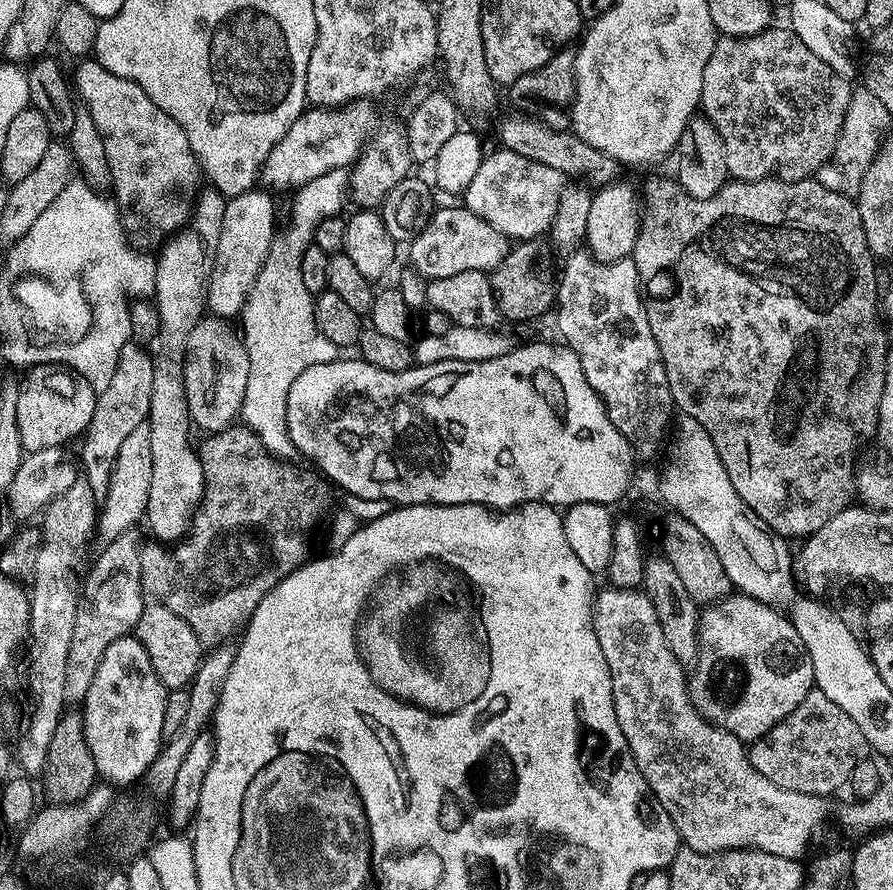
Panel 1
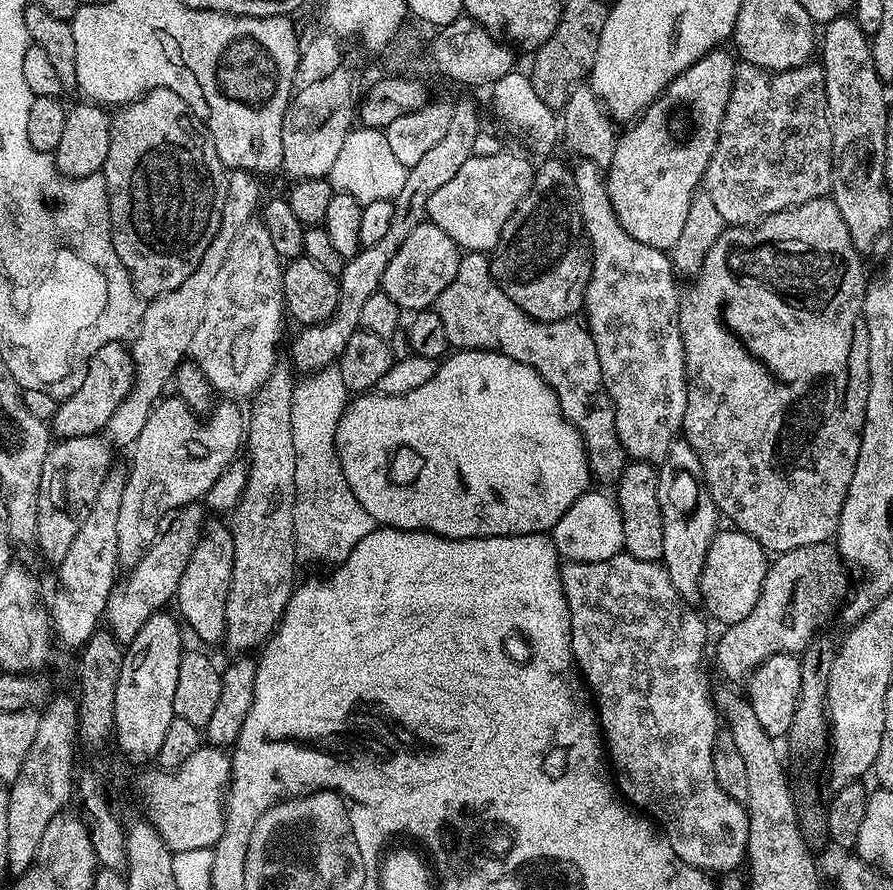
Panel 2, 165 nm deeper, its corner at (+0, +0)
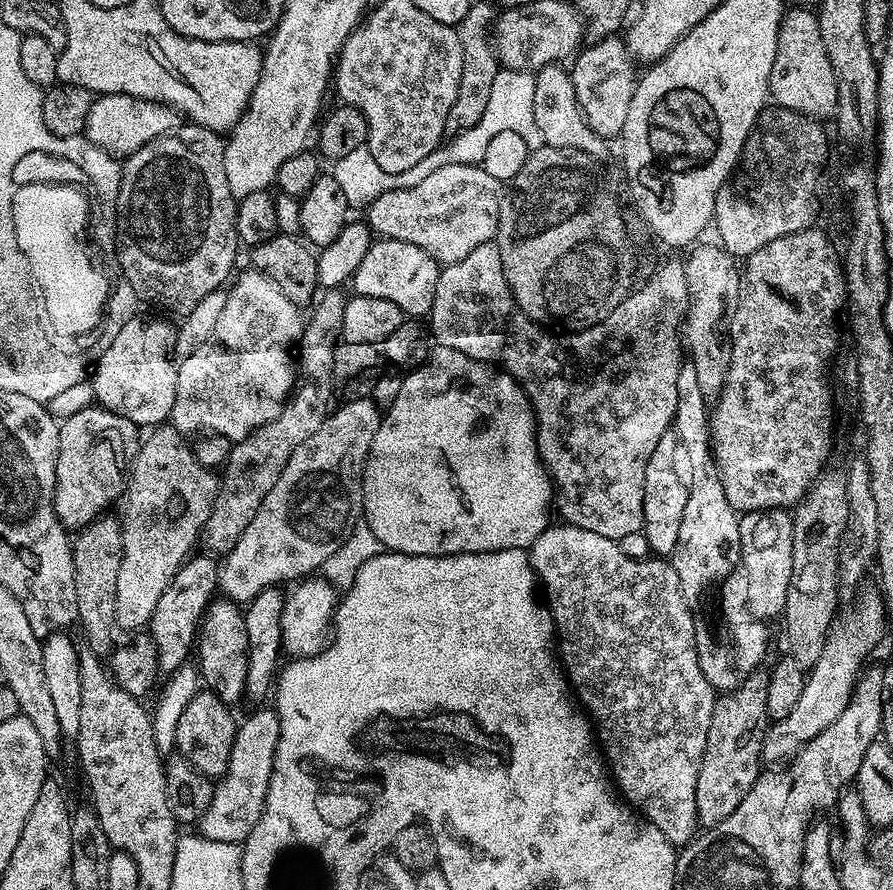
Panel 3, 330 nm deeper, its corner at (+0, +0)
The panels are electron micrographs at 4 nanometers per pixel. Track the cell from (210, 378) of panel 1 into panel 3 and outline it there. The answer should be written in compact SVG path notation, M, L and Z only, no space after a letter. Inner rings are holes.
M156 426L151 429L152 432L149 436L143 437L140 449L137 452L137 458L133 463L130 483L127 486L126 499L124 504L124 516L122 515L122 550L124 551L124 557L122 558L122 567L118 570L118 594L116 595L116 627L117 629L124 630L124 628L136 628L132 630L140 630L140 628L149 623L154 614L154 606L158 606L158 600L162 598L162 594L166 590L166 586L170 586L170 582L175 578L176 571L184 565L185 560L188 559L192 548L201 539L204 531L204 523L206 518L210 518L212 513L212 507L216 501L216 496L220 493L220 480L191 452L190 449L184 445L185 437L181 433L177 432L175 428L171 426Z

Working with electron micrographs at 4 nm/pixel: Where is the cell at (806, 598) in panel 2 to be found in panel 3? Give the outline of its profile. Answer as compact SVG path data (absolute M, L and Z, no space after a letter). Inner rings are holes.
M757 670L746 677L739 688L725 691L716 697L694 790L696 819L705 829L722 822L722 818L730 818L730 814L738 810L742 798L750 794L754 782L762 774L760 764L762 765L764 736L770 727L766 710L767 689L767 675Z

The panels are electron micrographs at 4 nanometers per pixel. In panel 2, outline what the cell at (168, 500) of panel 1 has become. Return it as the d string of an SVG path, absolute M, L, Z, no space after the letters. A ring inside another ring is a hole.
M209 523L203 529L196 549L186 562L182 582L174 597L175 607L180 607L178 616L204 644L220 644L226 630L227 594L230 593L231 575L234 574L234 538L227 523Z

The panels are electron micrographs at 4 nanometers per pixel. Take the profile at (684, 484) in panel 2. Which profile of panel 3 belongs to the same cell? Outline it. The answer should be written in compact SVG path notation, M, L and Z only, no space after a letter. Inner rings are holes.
M690 366L681 367L678 374L678 406L676 407L675 431L680 442L682 457L682 479L688 497L686 498L686 514L682 514L682 527L678 530L678 546L674 546L670 563L678 574L678 582L682 586L682 594L688 600L693 613L704 611L703 596L708 591L719 589L740 562L740 516L730 506L726 498L726 490L722 490L720 472L716 469L715 457L712 453L712 434L710 431L710 404L704 399L698 386L698 374Z

